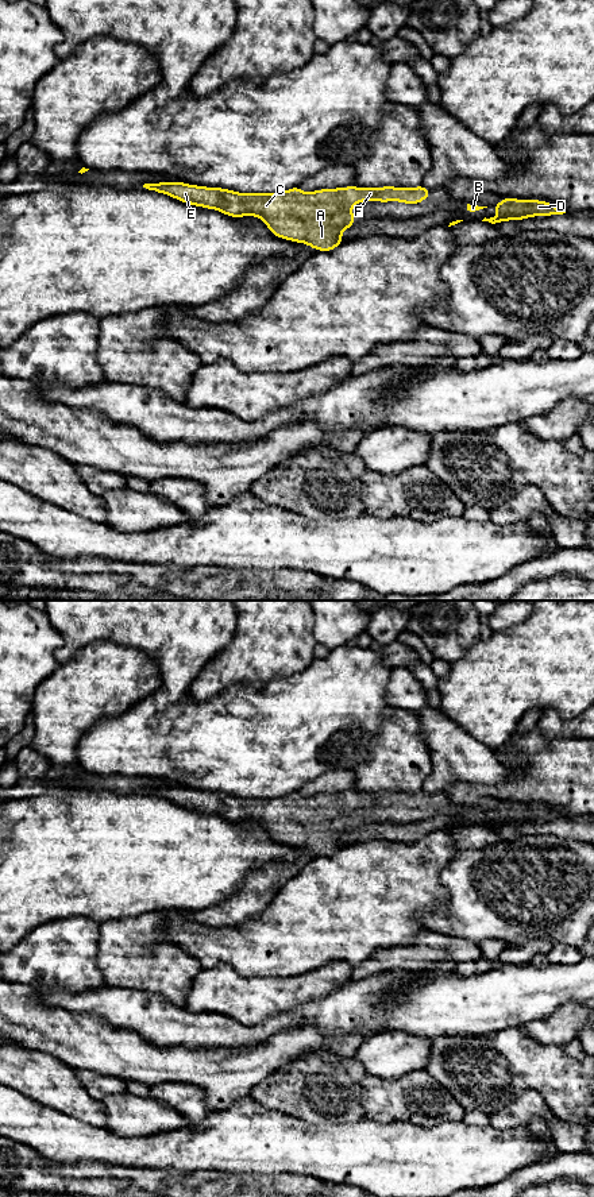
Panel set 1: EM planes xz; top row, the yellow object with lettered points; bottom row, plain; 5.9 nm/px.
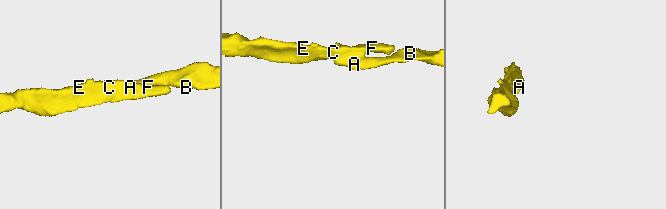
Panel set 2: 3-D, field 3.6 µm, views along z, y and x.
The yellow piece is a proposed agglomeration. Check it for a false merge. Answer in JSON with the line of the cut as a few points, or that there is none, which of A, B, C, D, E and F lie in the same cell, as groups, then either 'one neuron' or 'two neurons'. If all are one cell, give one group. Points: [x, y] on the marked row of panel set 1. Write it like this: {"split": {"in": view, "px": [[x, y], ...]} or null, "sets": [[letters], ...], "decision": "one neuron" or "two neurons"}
{"split": null, "sets": [["A", "B", "C", "D", "E", "F"]], "decision": "one neuron"}

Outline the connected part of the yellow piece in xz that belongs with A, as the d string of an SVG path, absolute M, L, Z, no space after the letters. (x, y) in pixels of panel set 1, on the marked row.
M178 182L144 184L143 188L169 194L182 202L216 209L231 217L256 216L273 235L305 243L317 251L332 251L344 243L340 233L351 228L351 212L362 201L398 201L421 204L432 190L417 188L336 188L310 193L298 186L281 193L238 193L223 188L207 188Z

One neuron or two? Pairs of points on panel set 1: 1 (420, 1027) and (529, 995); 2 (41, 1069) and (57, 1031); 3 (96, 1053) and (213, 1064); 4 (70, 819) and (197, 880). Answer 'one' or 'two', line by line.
1: one
2: two
3: one
4: one

